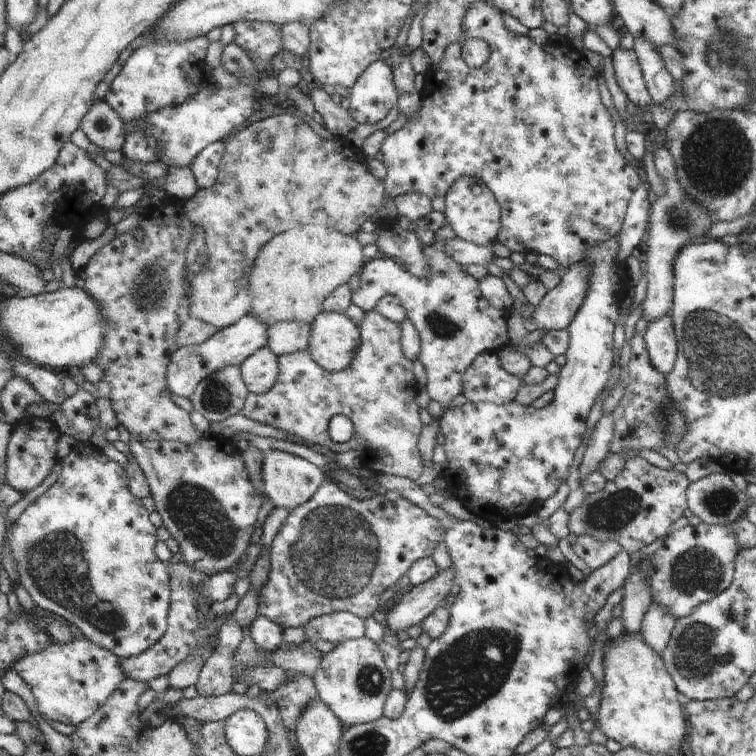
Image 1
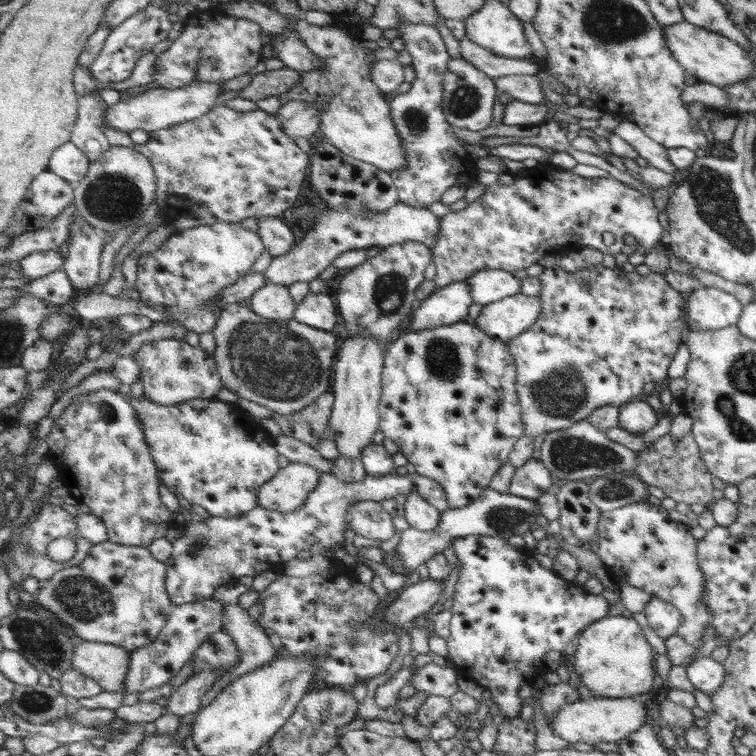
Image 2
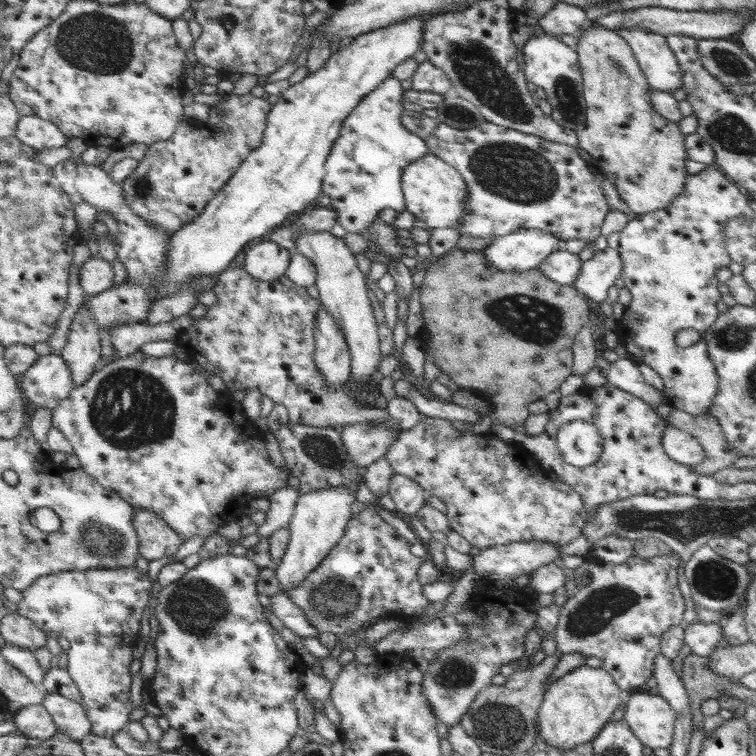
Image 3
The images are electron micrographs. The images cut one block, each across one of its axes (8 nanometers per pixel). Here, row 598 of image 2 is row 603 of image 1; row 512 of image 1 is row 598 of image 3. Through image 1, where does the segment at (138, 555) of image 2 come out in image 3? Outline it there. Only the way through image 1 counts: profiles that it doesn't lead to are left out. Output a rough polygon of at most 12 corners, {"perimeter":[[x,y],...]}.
{"perimeter":[[135,566],[39,578],[17,614],[63,636],[93,734],[131,726],[153,580]]}

